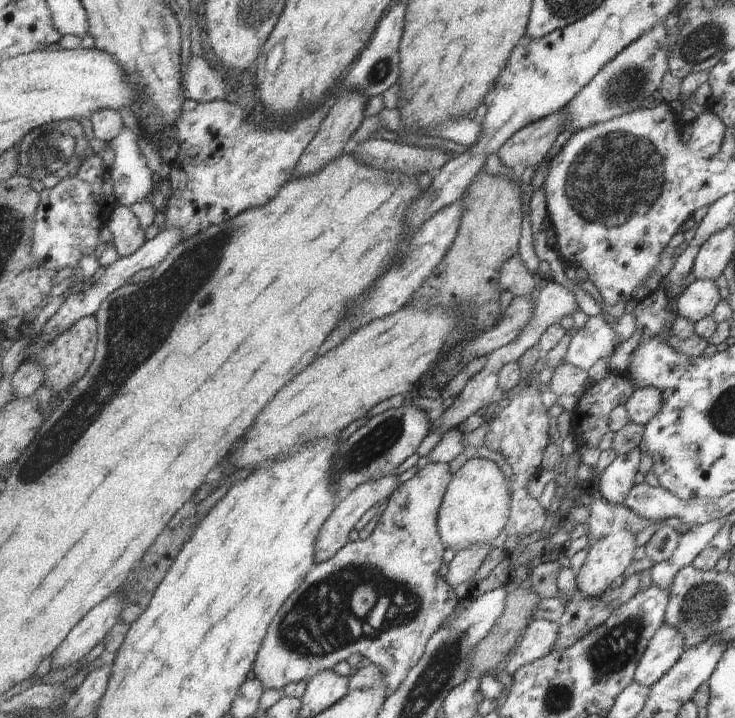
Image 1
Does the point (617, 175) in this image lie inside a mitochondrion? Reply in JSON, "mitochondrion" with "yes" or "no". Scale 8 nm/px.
{"mitochondrion":"yes"}

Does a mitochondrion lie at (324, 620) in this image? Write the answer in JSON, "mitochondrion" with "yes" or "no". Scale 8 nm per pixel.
{"mitochondrion":"yes"}

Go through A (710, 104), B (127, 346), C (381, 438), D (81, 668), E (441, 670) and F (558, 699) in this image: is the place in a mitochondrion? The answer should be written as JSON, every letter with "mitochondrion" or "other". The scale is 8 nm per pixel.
{"A":"other","B":"mitochondrion","C":"mitochondrion","D":"other","E":"mitochondrion","F":"mitochondrion"}

